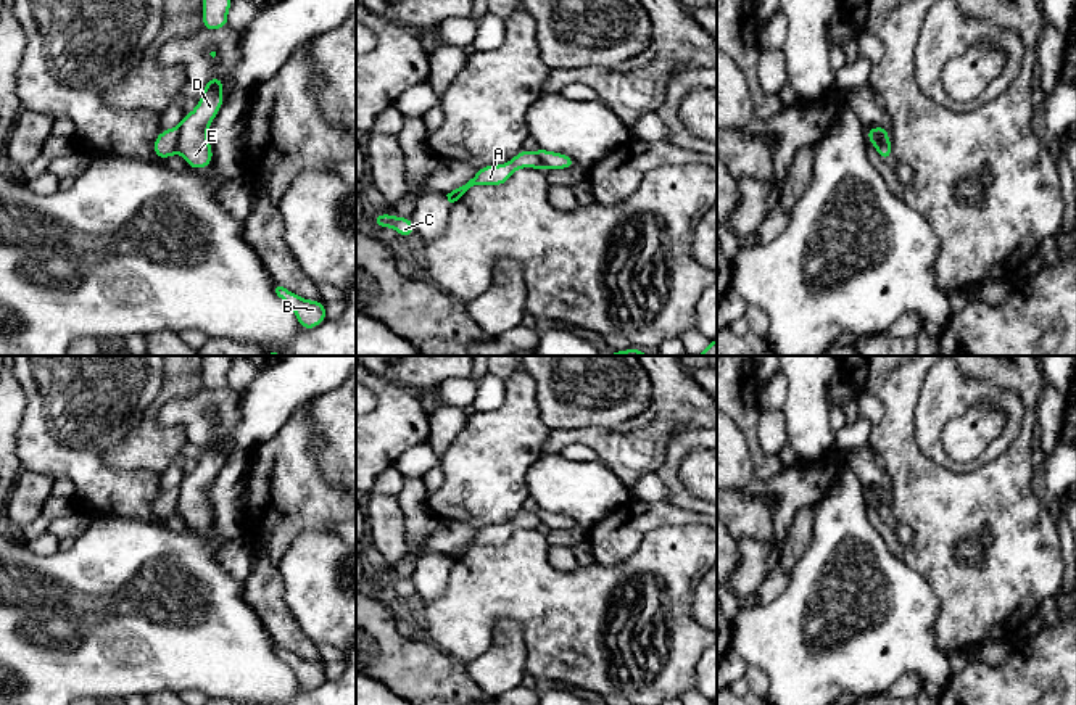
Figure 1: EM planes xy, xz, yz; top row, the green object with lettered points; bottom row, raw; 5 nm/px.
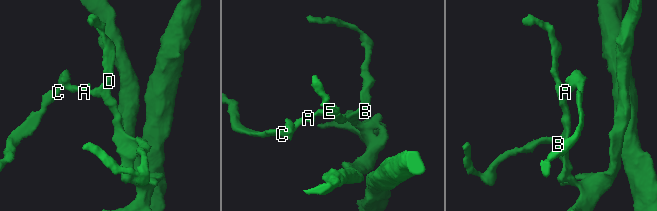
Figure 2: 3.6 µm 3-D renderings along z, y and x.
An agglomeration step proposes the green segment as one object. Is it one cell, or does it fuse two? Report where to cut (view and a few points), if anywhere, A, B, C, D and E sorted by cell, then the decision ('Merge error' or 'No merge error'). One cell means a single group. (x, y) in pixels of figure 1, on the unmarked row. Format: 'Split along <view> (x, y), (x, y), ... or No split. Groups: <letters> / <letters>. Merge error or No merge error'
Split along xy (179, 488), (177, 512). Groups: A C / B D E. Merge error

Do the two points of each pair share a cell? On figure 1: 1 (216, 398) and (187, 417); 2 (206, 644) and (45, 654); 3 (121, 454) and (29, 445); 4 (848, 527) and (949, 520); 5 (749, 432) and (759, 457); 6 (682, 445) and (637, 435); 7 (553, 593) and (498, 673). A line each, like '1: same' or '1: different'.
1: same
2: same
3: different
4: different
5: same
6: different
7: different

